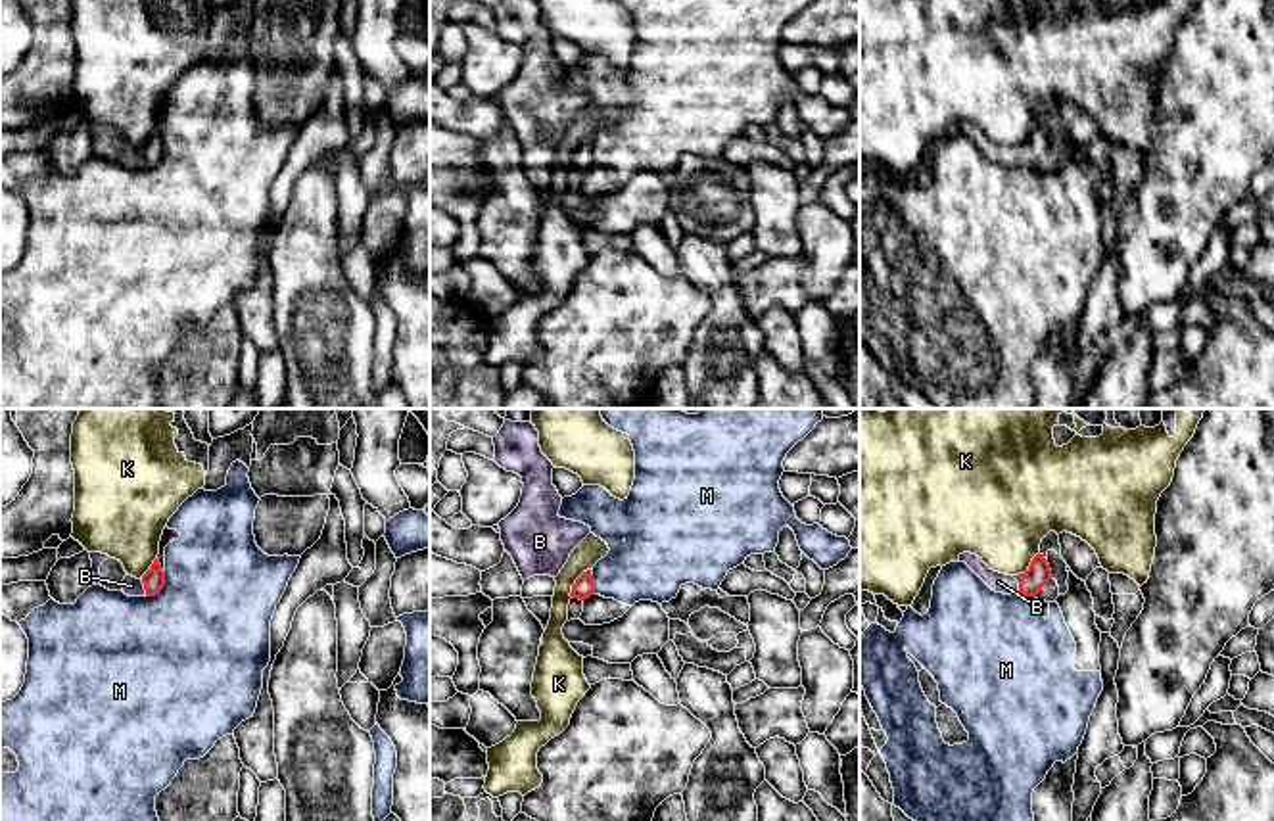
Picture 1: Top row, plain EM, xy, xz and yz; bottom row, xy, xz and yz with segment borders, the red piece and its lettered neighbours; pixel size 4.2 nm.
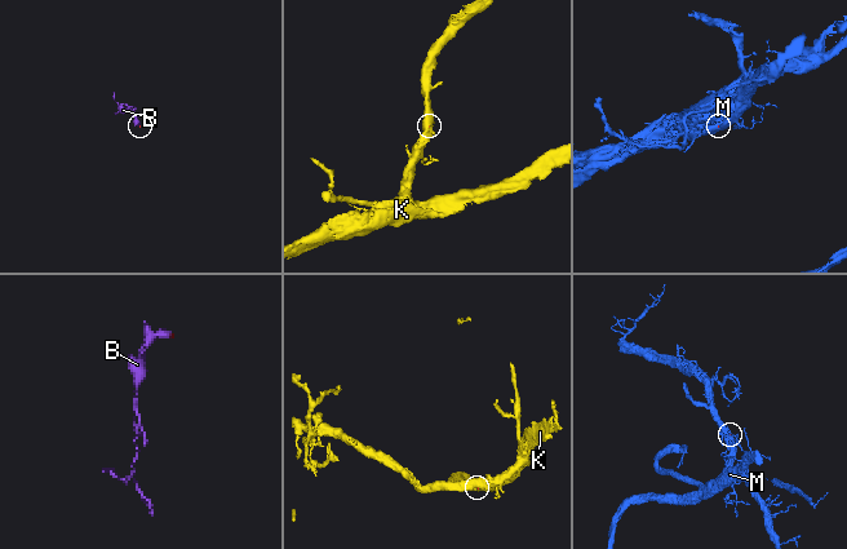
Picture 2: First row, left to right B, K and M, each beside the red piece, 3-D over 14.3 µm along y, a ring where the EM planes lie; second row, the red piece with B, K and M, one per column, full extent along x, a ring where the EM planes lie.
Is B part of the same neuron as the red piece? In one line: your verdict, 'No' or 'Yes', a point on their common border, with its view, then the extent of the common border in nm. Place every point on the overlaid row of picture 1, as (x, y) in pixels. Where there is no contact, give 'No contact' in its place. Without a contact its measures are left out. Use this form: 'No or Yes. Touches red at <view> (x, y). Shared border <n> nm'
Yes. Touches red at yz (1019, 586). Shared border 90 nm

